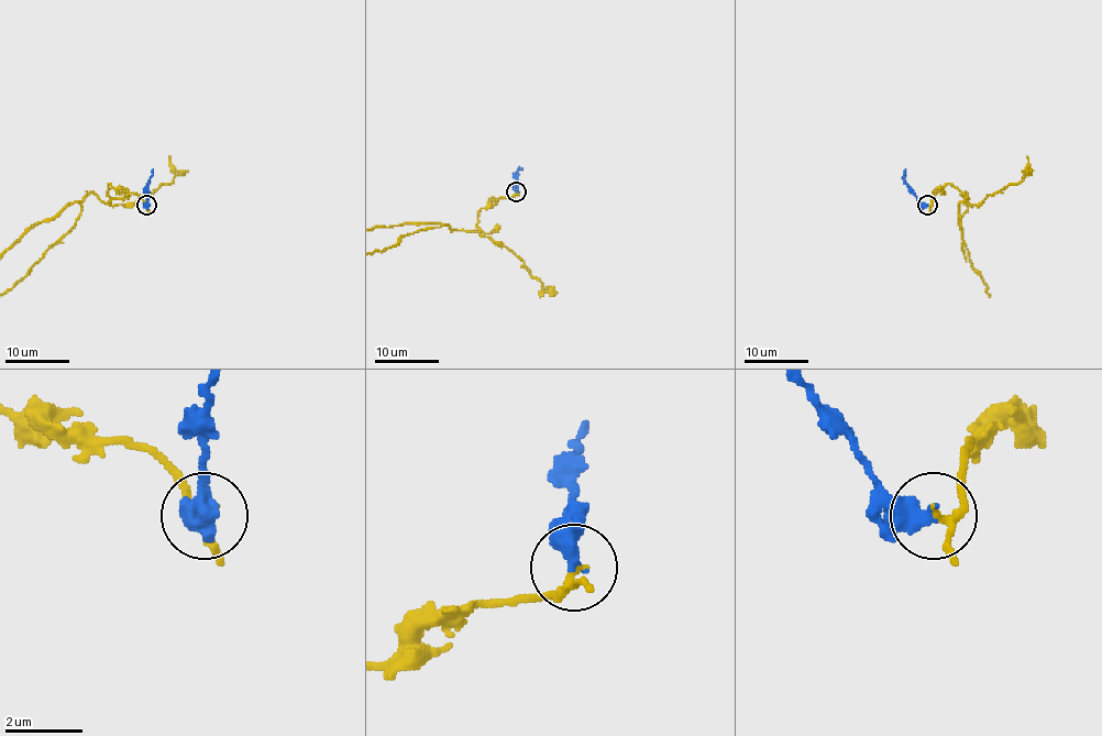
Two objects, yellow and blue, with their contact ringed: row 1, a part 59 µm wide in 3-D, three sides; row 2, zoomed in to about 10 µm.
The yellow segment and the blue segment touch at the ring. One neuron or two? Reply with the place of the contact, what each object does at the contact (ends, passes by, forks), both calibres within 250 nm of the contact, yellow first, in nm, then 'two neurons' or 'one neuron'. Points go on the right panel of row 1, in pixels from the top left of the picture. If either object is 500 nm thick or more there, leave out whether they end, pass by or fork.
(927, 205) | 140/500 nm | one neuron

